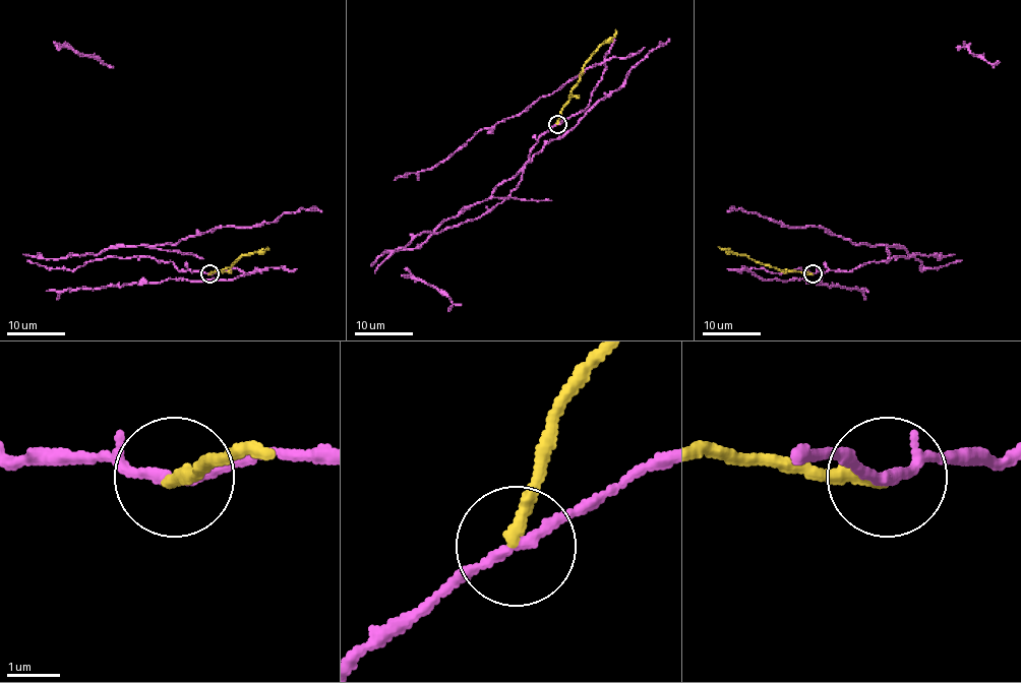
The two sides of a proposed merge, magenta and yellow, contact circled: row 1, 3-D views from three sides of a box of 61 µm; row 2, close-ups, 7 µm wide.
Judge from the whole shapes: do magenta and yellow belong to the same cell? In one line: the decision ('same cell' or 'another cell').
another cell

